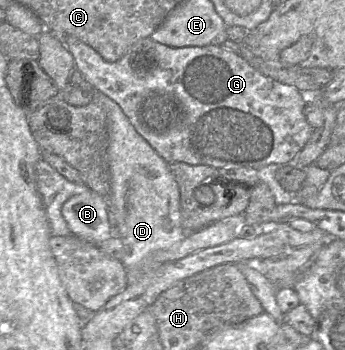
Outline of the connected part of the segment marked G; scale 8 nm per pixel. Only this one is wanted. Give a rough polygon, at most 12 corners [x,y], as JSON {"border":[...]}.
{"border":[[219,44],[75,68],[168,163],[291,164],[303,93]]}

